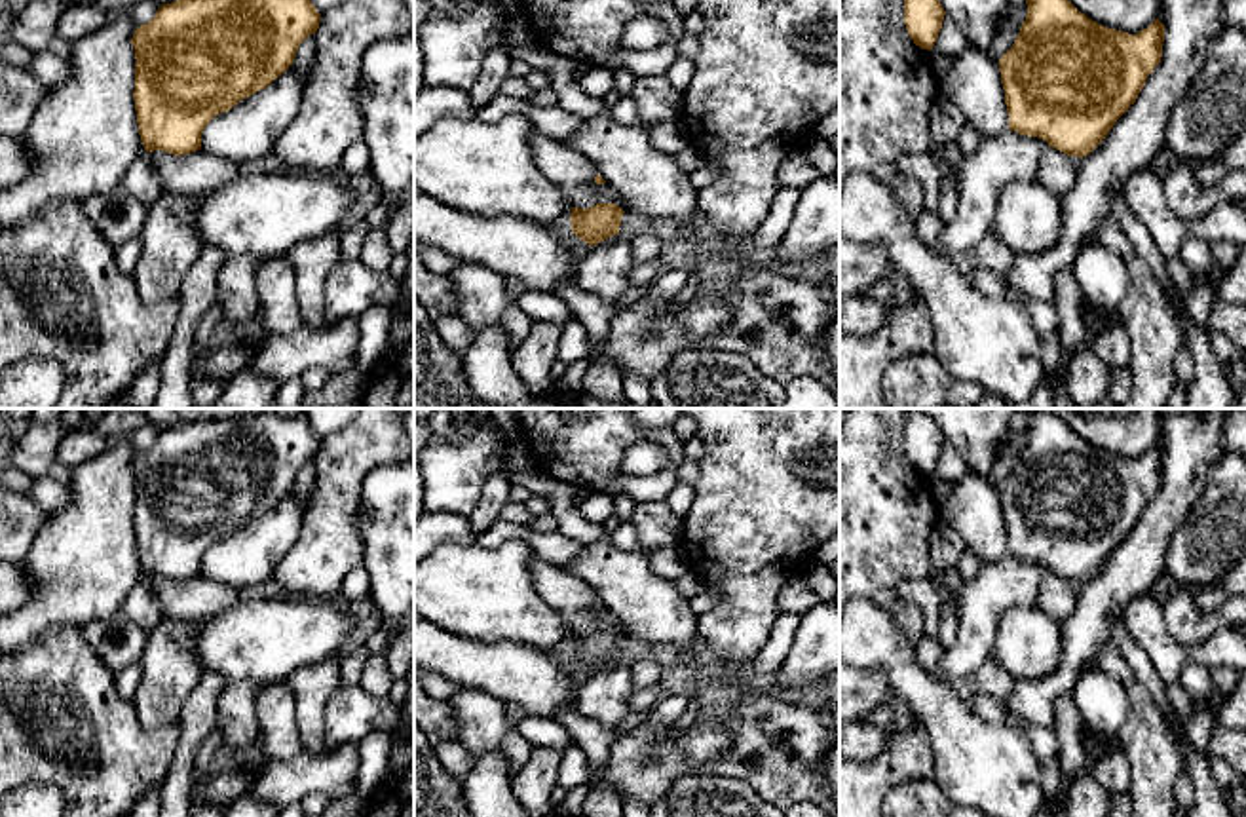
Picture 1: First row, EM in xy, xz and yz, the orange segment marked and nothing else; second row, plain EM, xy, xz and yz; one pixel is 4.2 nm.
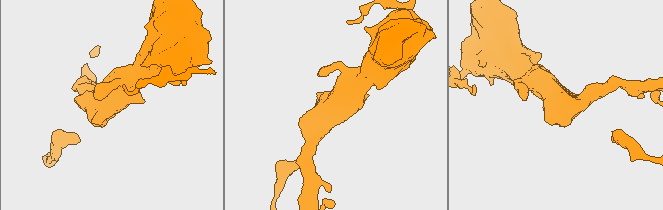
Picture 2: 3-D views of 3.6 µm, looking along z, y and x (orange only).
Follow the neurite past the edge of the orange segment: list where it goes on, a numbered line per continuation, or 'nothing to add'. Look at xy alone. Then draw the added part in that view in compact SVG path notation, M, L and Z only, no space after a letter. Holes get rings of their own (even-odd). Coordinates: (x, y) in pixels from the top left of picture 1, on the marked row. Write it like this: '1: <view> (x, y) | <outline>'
nothing to add

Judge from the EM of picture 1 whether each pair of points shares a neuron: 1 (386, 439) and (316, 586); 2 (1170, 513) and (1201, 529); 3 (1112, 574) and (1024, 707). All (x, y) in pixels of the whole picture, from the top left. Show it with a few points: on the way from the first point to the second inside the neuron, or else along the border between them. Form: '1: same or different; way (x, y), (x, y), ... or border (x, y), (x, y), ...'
1: same; way (350, 474), (337, 491), (329, 546), (325, 550)
2: different; border (1205, 479), (1205, 491), (1170, 538), (1167, 561)
3: same; way (1096, 608), (1081, 637), (1074, 664), (1058, 679)

